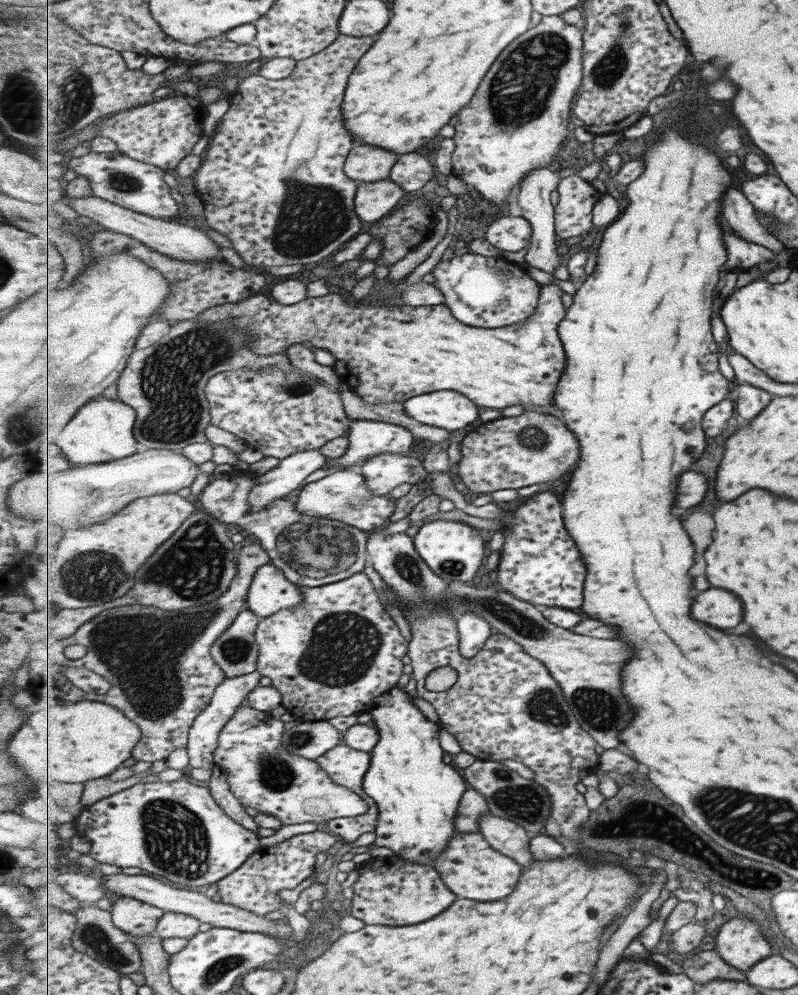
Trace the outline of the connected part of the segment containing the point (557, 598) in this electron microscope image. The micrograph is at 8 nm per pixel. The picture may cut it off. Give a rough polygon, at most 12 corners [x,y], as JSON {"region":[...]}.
{"region":[[553,492],[502,522],[497,583],[580,610],[589,567]]}

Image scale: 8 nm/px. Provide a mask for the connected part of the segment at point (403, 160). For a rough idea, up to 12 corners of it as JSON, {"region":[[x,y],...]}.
{"region":[[415,152],[399,156],[391,180],[419,192],[433,179],[431,162]]}

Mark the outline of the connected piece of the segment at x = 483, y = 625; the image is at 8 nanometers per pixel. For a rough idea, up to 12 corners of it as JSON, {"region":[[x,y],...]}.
{"region":[[477,614],[458,622],[460,650],[473,657],[495,634]]}

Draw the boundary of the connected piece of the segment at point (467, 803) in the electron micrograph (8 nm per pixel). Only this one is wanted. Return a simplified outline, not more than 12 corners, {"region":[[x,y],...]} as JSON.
{"region":[[468,788],[455,818],[461,833],[481,833],[487,797]]}

